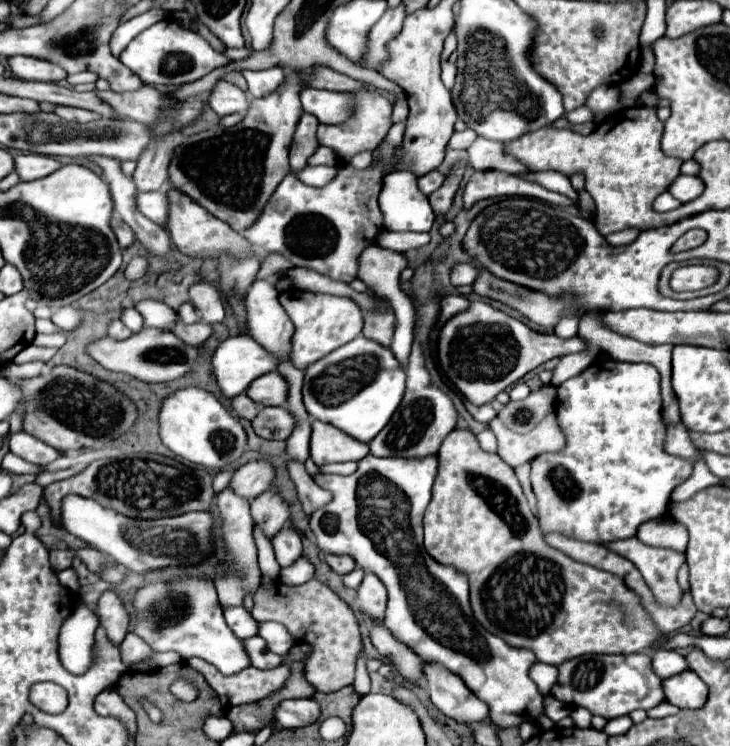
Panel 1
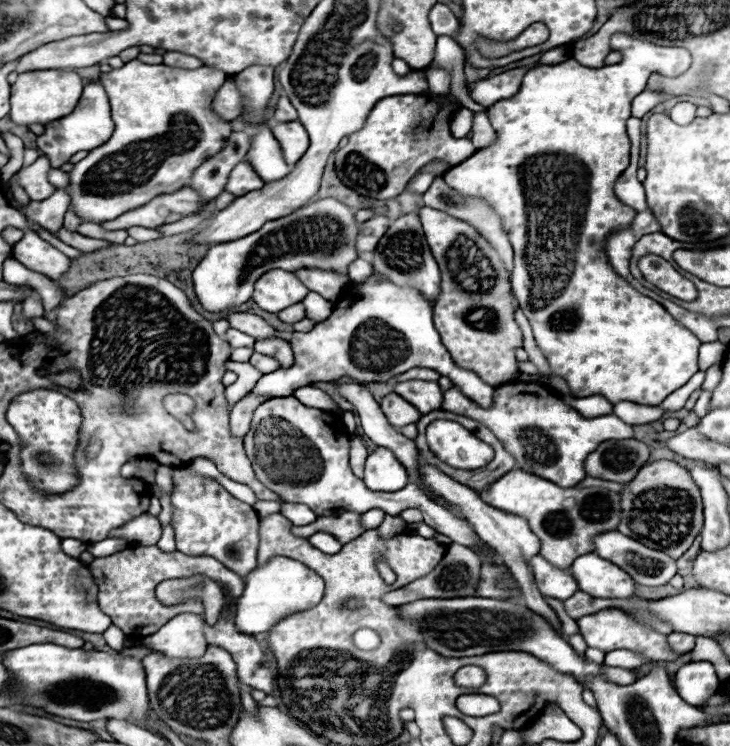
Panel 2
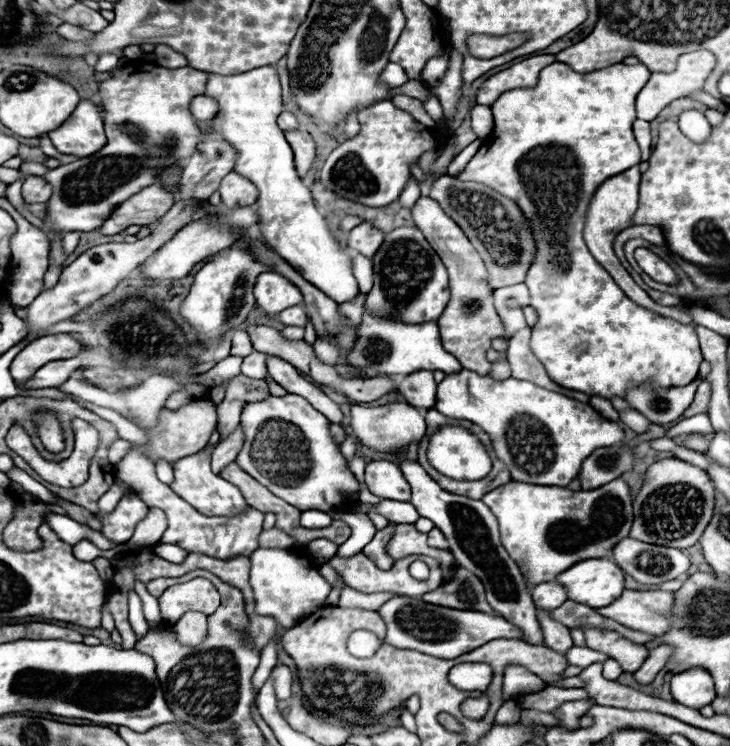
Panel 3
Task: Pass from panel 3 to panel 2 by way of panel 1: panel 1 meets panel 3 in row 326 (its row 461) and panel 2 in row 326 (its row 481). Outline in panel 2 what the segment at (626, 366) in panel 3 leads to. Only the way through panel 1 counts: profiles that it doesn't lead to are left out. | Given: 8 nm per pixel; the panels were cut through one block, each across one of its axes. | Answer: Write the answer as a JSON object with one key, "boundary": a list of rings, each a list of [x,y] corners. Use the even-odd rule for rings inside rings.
{"boundary":[[[616,34],[614,38],[611,38],[610,43],[613,51],[622,52],[622,56],[624,56],[620,64],[612,64],[612,66],[604,66],[604,68],[594,70],[594,68],[584,68],[576,60],[566,60],[562,64],[536,66],[536,68],[528,70],[524,80],[522,80],[522,86],[520,86],[518,94],[514,94],[512,98],[498,100],[488,108],[490,122],[492,122],[492,126],[496,130],[496,140],[490,146],[476,150],[466,162],[450,168],[444,174],[444,180],[446,180],[448,186],[456,188],[458,192],[462,192],[466,196],[484,198],[500,214],[500,218],[502,218],[502,222],[506,226],[508,238],[512,242],[512,248],[514,248],[512,290],[514,290],[514,294],[516,294],[516,298],[520,302],[522,312],[530,320],[534,340],[536,340],[538,348],[542,350],[542,354],[546,356],[546,360],[548,360],[548,364],[552,368],[552,374],[564,378],[568,382],[570,390],[574,392],[574,396],[578,396],[578,398],[602,394],[612,404],[628,400],[628,402],[636,402],[636,404],[644,404],[644,406],[658,406],[658,402],[662,402],[662,398],[666,398],[666,394],[672,394],[674,390],[684,386],[698,372],[698,350],[700,350],[702,342],[688,328],[684,328],[678,320],[674,320],[658,302],[654,302],[648,296],[638,294],[630,284],[622,282],[622,278],[608,264],[608,258],[606,258],[606,254],[602,250],[602,244],[604,244],[606,236],[612,230],[630,226],[630,222],[634,218],[634,210],[630,210],[628,206],[622,206],[618,202],[618,198],[614,196],[614,190],[612,190],[614,180],[618,178],[618,174],[622,174],[626,170],[626,166],[630,164],[630,138],[626,134],[626,120],[632,116],[630,114],[632,100],[646,88],[646,82],[648,82],[652,72],[660,72],[664,76],[680,76],[682,72],[686,72],[690,68],[690,52],[686,52],[684,48],[678,48],[678,46],[654,46],[650,42],[634,40],[634,38],[626,36],[626,34]],[[566,268],[574,268],[570,278],[568,278],[568,284],[566,284]]]}

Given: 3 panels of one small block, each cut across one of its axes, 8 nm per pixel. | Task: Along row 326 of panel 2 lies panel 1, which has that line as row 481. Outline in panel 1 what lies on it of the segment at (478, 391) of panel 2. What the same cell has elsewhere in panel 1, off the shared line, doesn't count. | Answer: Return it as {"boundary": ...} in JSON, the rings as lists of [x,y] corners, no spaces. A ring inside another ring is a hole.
{"boundary":[[[430,454],[424,458],[402,458],[402,456],[364,456],[358,462],[358,470],[350,476],[328,476],[316,474],[312,480],[332,492],[332,500],[314,510],[310,516],[310,528],[316,536],[316,544],[324,552],[350,554],[364,572],[374,572],[388,588],[386,626],[396,634],[400,642],[410,646],[426,662],[442,662],[450,672],[458,674],[464,684],[490,706],[490,720],[500,728],[516,728],[522,722],[536,722],[544,712],[544,698],[536,684],[530,680],[528,670],[536,662],[530,650],[512,648],[502,638],[486,632],[472,616],[468,600],[466,576],[454,568],[434,562],[422,544],[422,516],[430,502],[430,490],[438,474],[438,456]]]}

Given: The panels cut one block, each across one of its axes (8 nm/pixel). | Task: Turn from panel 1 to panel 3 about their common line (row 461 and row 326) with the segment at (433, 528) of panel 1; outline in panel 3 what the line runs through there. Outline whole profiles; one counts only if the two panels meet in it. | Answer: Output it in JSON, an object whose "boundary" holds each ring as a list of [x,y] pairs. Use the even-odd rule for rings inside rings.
{"boundary":[[[422,196],[412,208],[412,216],[414,216],[416,226],[422,230],[422,234],[430,242],[430,246],[442,258],[448,270],[448,276],[450,276],[452,296],[450,296],[446,310],[438,318],[442,344],[452,356],[456,356],[462,368],[470,368],[478,374],[488,374],[490,362],[486,360],[486,350],[492,346],[494,336],[500,336],[500,338],[504,336],[504,326],[494,310],[492,292],[486,286],[486,266],[480,254],[474,250],[474,246],[464,236],[464,232],[458,228],[458,224],[440,208],[436,200]]]}

